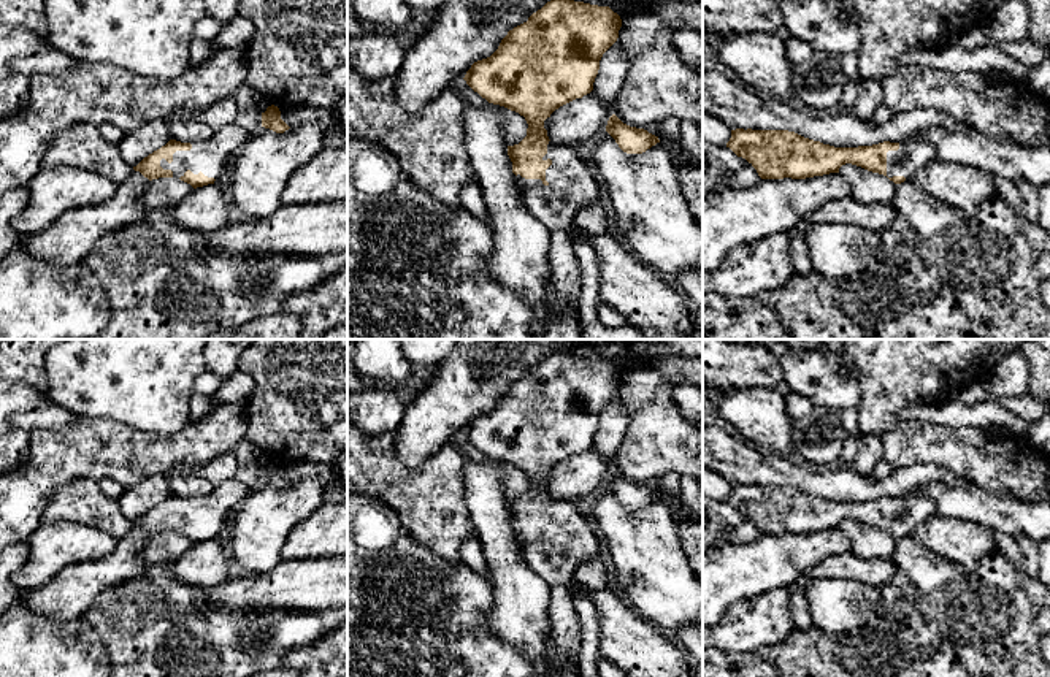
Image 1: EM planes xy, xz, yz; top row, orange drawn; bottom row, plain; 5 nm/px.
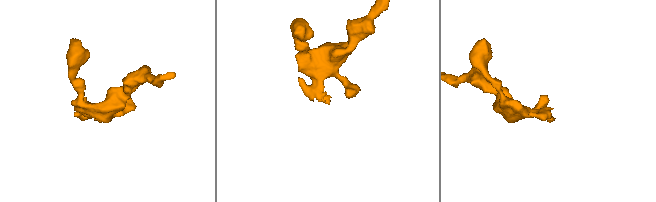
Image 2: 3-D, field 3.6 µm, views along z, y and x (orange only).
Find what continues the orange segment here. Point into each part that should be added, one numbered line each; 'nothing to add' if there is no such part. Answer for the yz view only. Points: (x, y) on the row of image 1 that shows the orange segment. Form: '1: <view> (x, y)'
1: yz (914, 154)

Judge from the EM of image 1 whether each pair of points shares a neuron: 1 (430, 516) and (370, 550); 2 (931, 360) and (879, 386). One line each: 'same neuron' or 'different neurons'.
1: different neurons
2: same neuron

